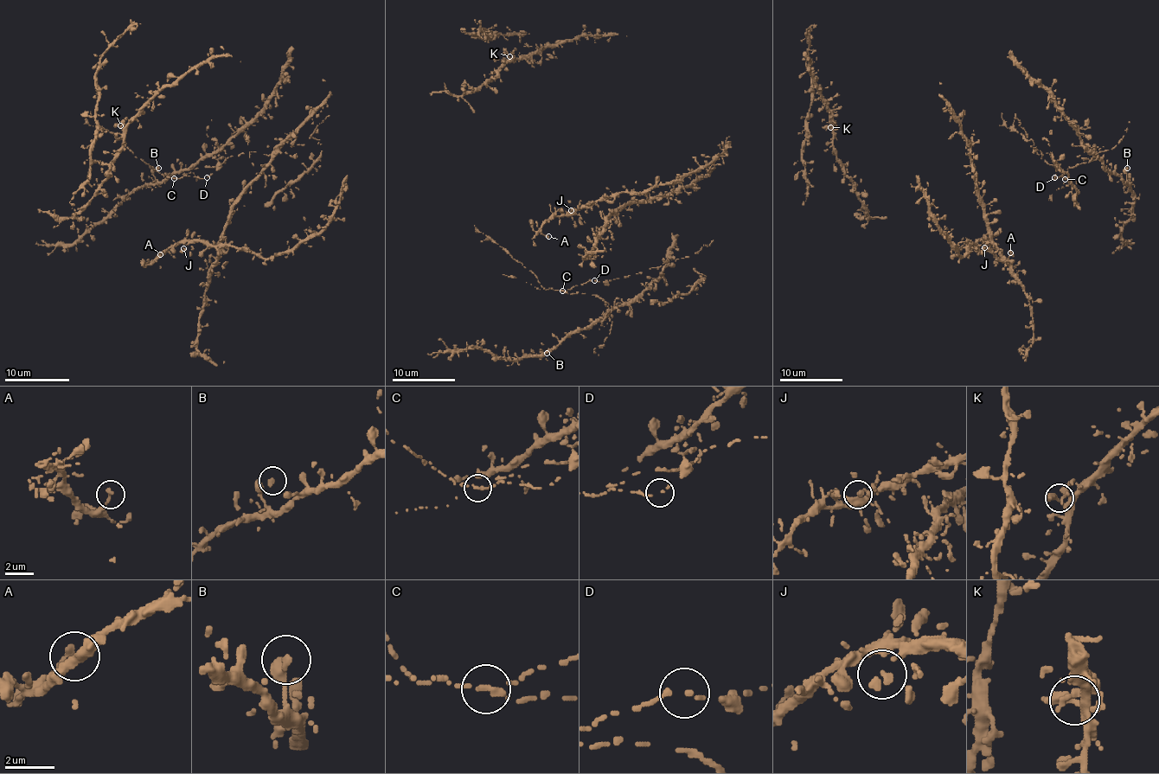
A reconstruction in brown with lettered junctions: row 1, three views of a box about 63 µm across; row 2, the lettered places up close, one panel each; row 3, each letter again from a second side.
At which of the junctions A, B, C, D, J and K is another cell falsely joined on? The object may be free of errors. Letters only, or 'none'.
C

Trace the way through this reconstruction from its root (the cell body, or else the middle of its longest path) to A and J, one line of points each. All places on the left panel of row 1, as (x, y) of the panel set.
A: (240, 196), (216, 243), (208, 246), (202, 241), (178, 241), (152, 263), (160, 254)
J: (240, 196), (216, 243), (208, 246), (192, 241), (191, 252), (182, 248)

